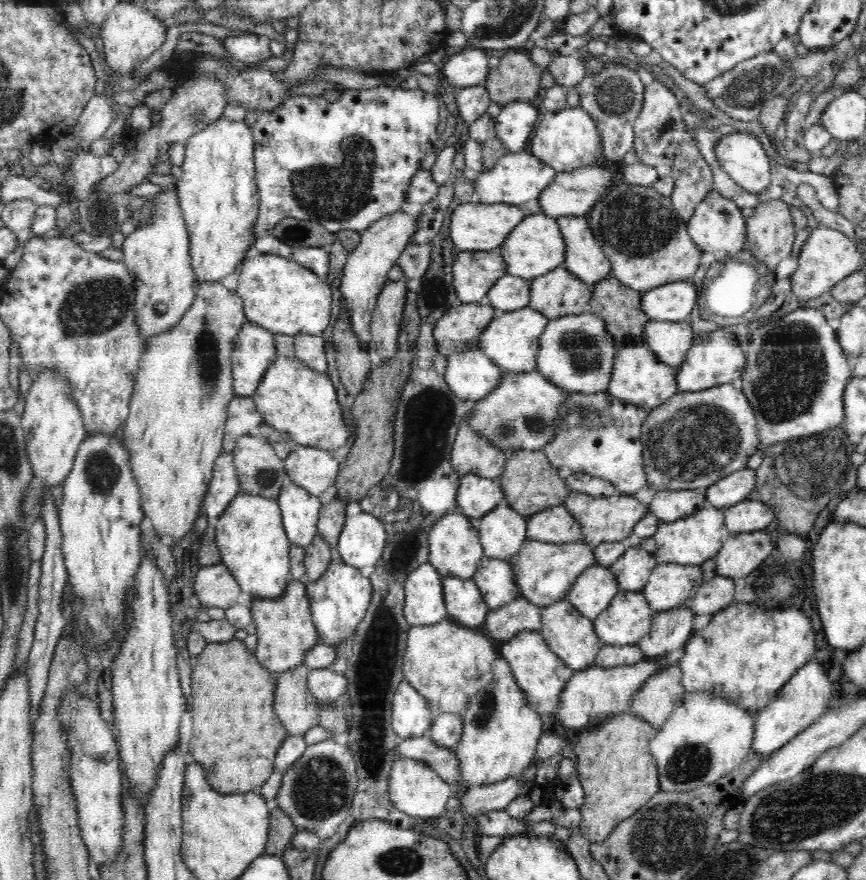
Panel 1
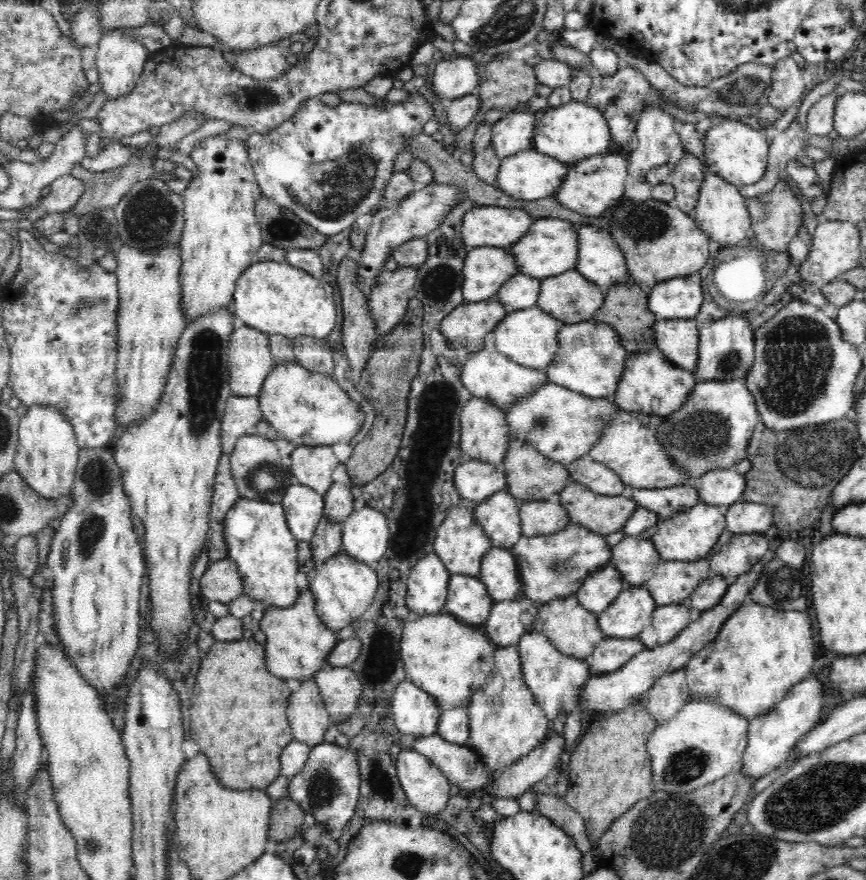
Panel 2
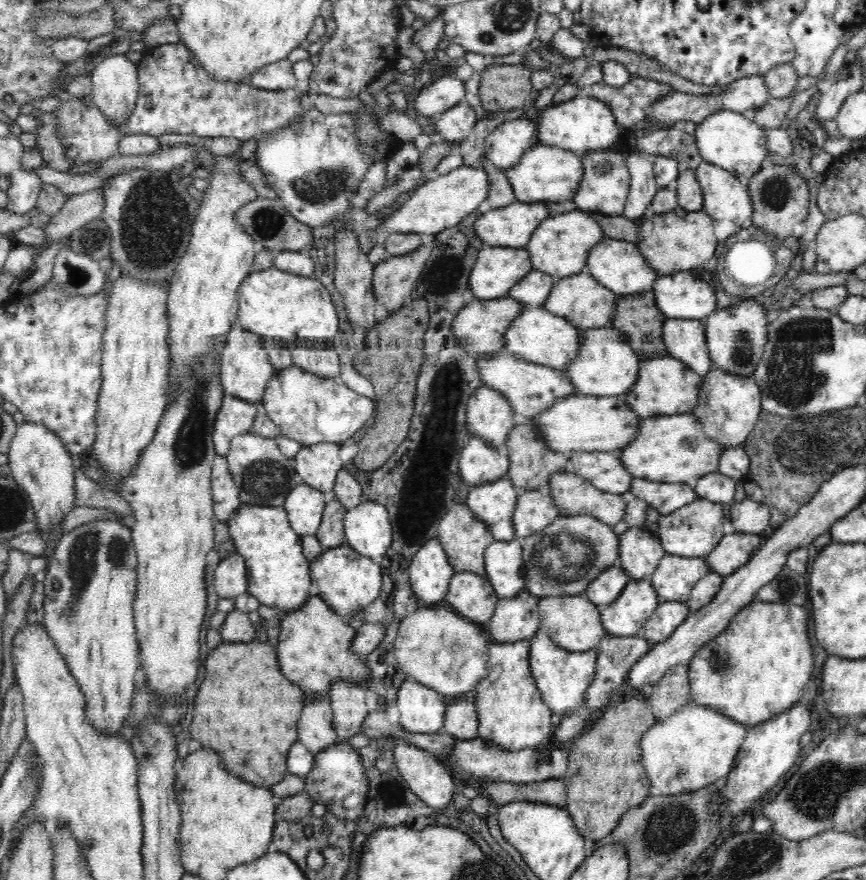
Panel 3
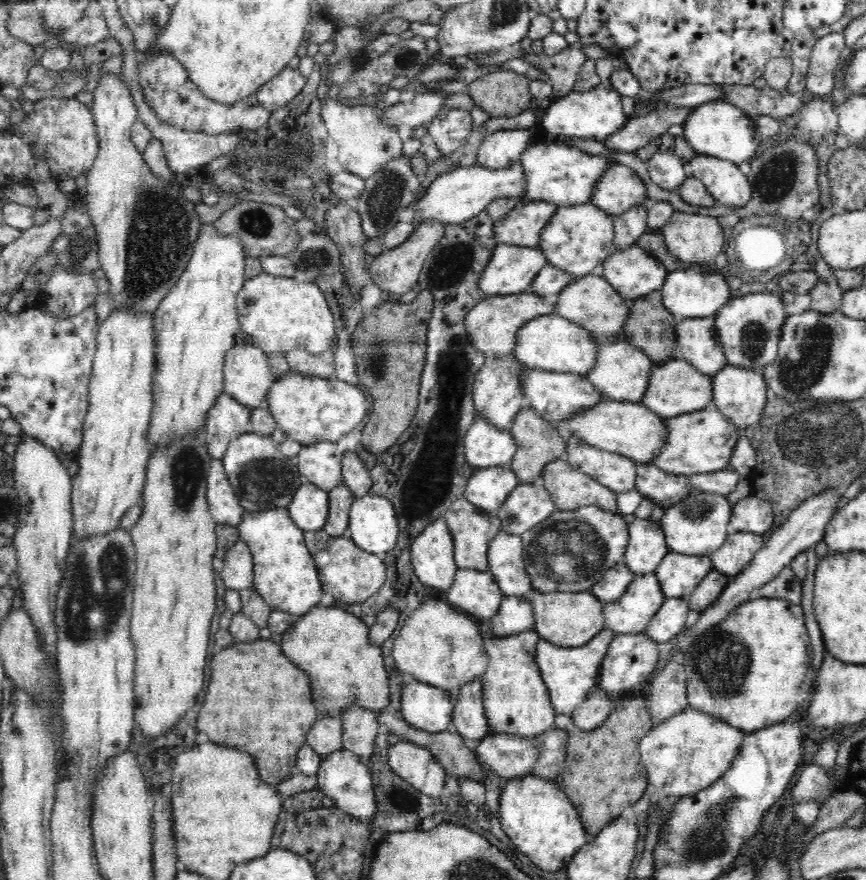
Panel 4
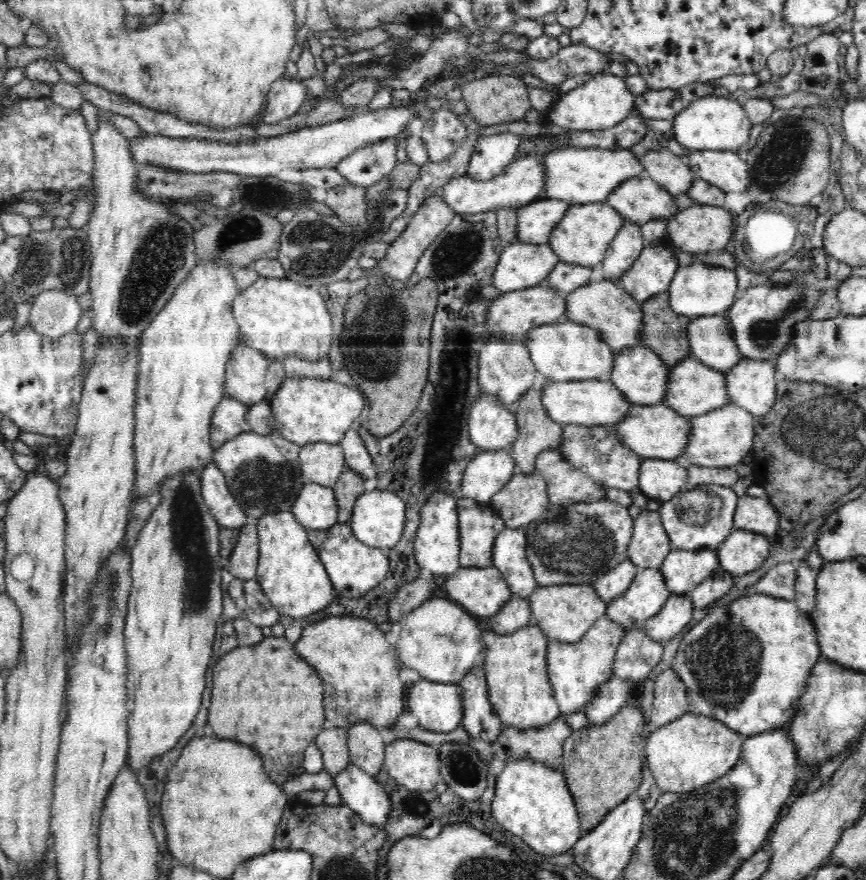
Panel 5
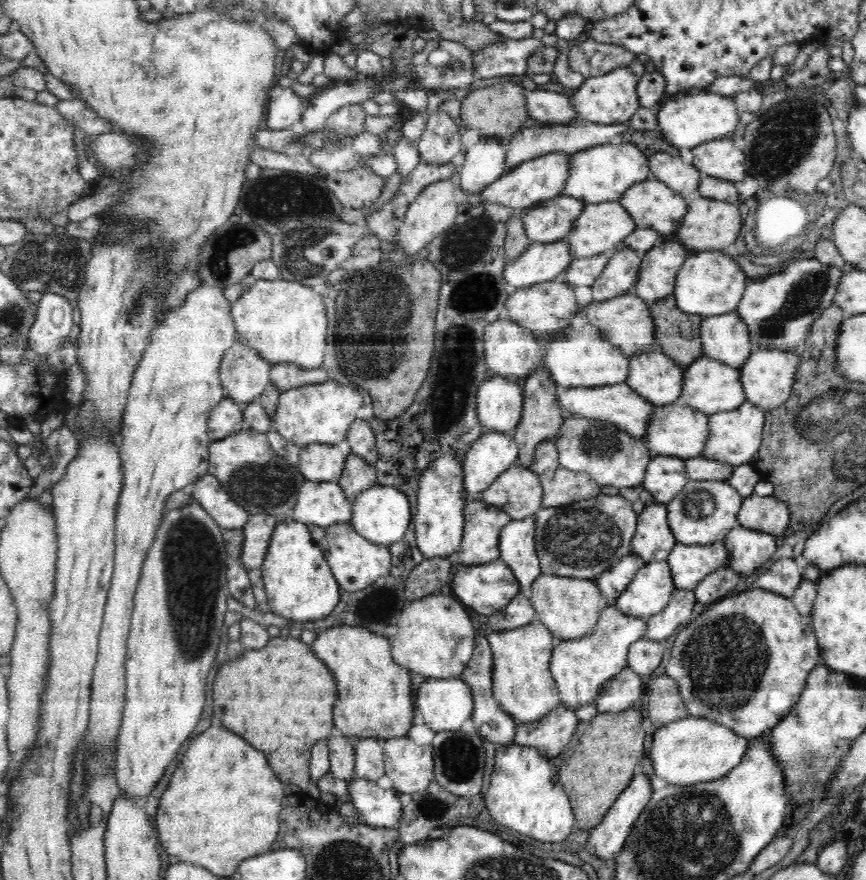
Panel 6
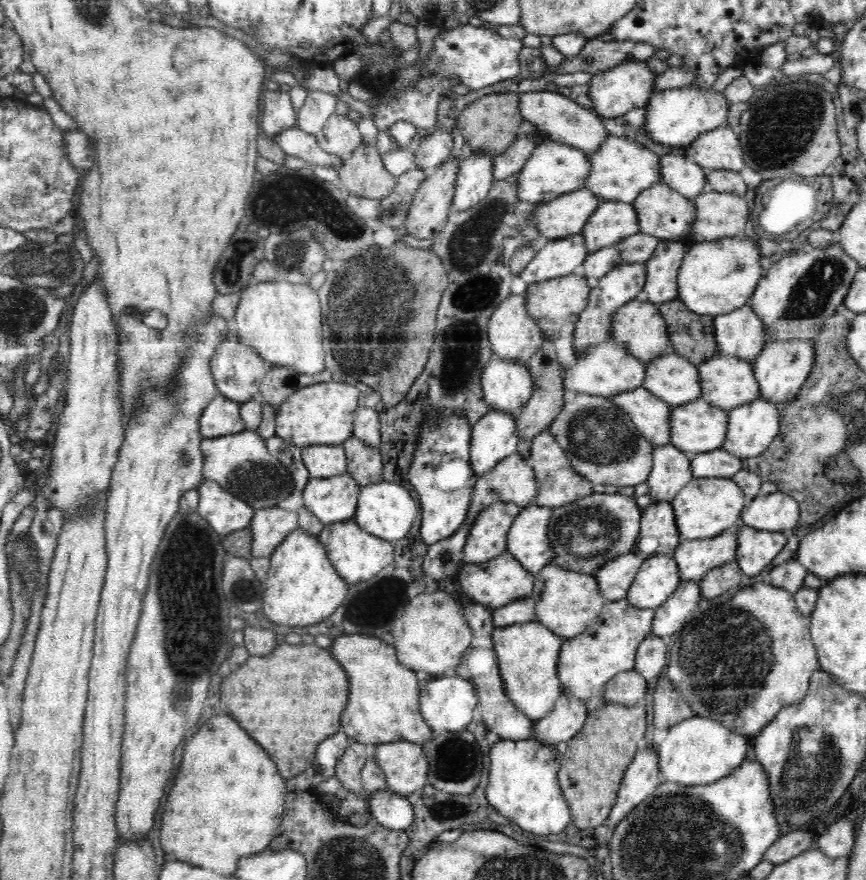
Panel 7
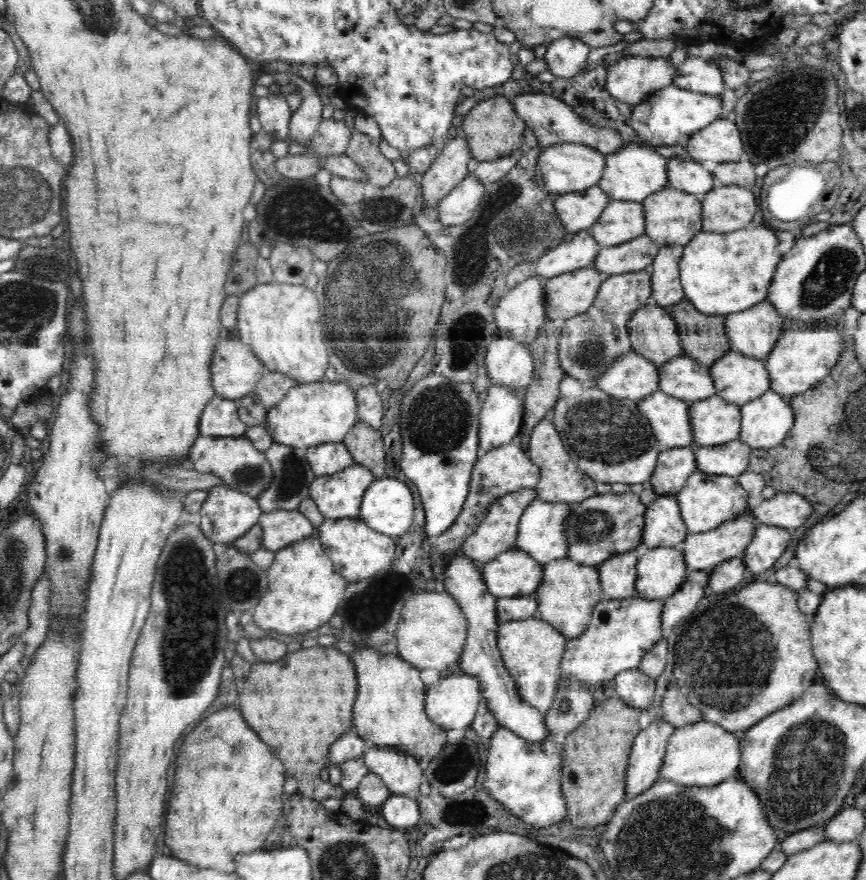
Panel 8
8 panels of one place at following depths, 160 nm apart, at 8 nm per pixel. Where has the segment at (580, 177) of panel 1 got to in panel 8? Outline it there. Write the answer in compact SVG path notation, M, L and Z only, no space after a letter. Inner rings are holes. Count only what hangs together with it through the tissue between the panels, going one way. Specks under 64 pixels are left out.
M664 188L647 196L641 203L644 207L645 235L665 245L688 244L695 234L701 231L702 226L702 203L699 196L688 194L684 191L672 188Z

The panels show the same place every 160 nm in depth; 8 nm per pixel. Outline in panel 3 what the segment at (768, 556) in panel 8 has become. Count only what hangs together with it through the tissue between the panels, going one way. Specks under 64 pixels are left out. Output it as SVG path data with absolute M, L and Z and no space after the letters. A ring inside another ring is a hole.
M733 533L724 535L721 541L705 556L711 571L720 573L722 580L744 566L757 550L762 540L758 534Z

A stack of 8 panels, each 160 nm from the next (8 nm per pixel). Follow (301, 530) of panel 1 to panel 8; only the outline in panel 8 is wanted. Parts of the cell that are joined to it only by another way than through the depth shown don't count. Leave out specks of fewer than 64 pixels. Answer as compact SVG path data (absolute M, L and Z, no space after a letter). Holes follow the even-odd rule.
M354 463L339 473L316 477L310 483L309 498L316 503L326 519L357 518L366 489L374 481L374 475L368 467Z

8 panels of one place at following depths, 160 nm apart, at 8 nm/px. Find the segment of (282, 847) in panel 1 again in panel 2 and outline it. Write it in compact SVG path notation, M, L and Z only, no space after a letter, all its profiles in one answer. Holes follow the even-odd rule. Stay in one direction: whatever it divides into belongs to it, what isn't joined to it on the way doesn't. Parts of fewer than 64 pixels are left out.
M289 796L278 799L271 812L269 839L282 843L298 834L304 811Z

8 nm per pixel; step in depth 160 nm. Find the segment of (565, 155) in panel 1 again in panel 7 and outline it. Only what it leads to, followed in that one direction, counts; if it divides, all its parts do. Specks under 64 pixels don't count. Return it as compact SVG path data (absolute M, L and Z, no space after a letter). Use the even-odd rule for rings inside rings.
M645 61L621 62L615 67L596 73L589 82L587 93L591 102L591 110L598 117L624 117L633 108L645 108L653 93L653 82L656 73L650 71Z

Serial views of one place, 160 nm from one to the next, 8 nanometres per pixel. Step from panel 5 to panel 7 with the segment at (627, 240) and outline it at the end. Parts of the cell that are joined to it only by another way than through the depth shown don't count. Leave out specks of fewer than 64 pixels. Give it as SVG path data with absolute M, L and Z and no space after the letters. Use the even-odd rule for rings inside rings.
M622 263L615 266L609 273L592 283L586 308L579 314L574 324L574 354L587 353L592 345L604 341L613 341L612 315L627 302L642 297L647 272L646 263Z

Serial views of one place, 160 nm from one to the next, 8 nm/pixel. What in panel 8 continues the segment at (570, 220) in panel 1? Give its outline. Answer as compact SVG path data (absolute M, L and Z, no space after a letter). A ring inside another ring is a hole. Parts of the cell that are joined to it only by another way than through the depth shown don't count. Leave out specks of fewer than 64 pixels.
M665 245L657 252L649 268L652 290L651 302L668 307L685 298L679 275L679 262L683 255L682 245Z

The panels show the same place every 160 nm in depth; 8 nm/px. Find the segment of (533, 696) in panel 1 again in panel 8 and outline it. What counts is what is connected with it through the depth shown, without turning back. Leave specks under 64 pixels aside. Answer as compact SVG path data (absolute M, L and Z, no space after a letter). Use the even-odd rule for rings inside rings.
M632 596L621 599L602 599L594 607L588 628L579 636L567 642L567 649L560 665L563 678L575 677L580 682L588 684L592 689L604 681L612 680L622 671L638 669L643 654L647 653L656 643L660 642L662 635L661 612L664 599L648 600Z

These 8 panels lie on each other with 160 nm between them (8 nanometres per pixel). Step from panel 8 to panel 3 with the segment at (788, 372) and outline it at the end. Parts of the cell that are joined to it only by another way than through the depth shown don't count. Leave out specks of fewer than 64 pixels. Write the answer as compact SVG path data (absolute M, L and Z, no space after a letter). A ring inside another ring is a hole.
M712 368L703 376L698 406L691 413L698 419L702 433L725 450L732 446L741 448L755 428L762 410L762 393L753 376L742 377Z

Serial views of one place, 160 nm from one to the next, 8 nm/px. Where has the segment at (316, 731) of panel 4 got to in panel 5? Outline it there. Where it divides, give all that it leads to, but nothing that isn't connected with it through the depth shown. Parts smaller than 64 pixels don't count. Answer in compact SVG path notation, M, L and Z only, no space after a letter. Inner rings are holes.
M342 727L324 728L314 738L315 745L323 754L324 771L332 776L343 771L351 762L347 734L347 729Z

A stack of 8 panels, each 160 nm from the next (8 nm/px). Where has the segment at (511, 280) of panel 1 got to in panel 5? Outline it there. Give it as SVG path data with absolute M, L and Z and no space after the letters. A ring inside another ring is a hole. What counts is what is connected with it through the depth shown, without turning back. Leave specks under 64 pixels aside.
M559 262L552 268L545 284L566 298L569 292L584 286L591 280L592 269L592 266L588 268L579 264Z

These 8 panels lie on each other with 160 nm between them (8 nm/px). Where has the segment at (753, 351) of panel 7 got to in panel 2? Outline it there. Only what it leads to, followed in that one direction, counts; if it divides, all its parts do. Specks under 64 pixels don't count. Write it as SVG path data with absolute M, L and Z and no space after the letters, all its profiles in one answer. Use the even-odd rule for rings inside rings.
M659 319L653 326L655 346L665 358L694 373L698 368L699 327L692 319Z

